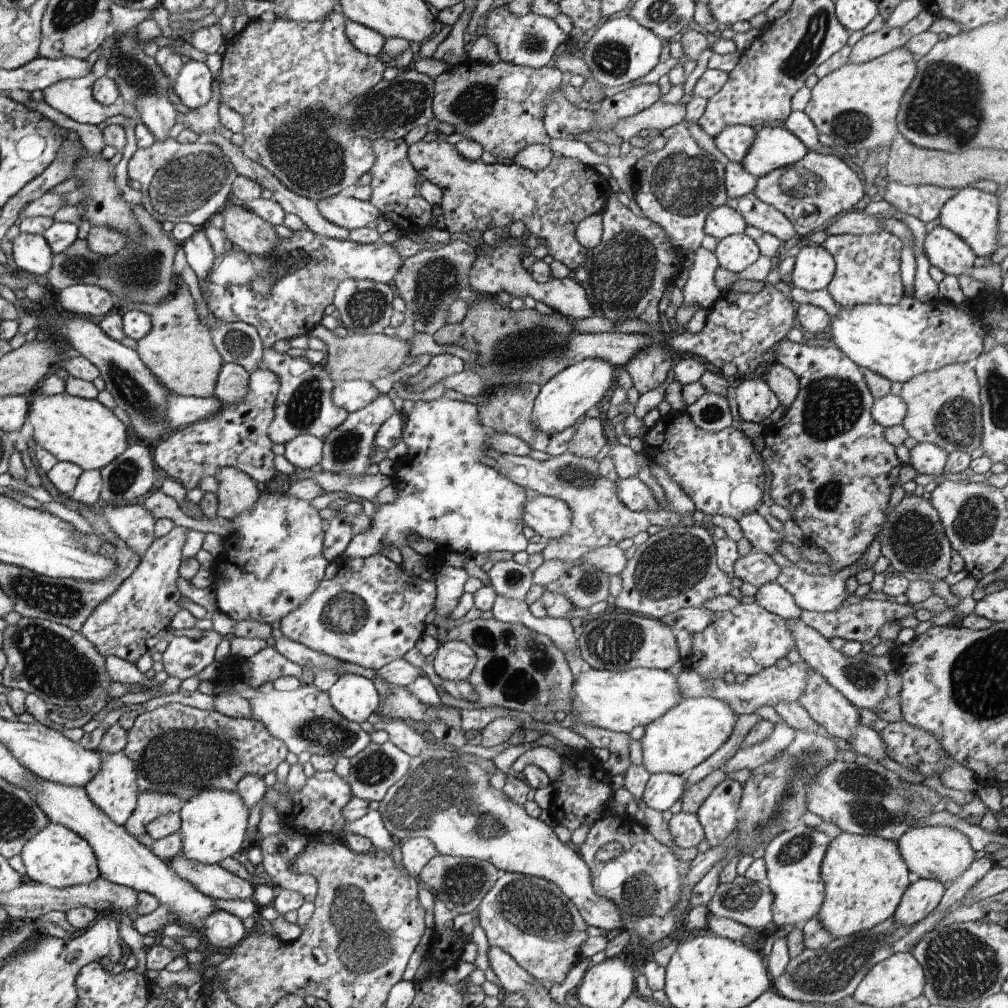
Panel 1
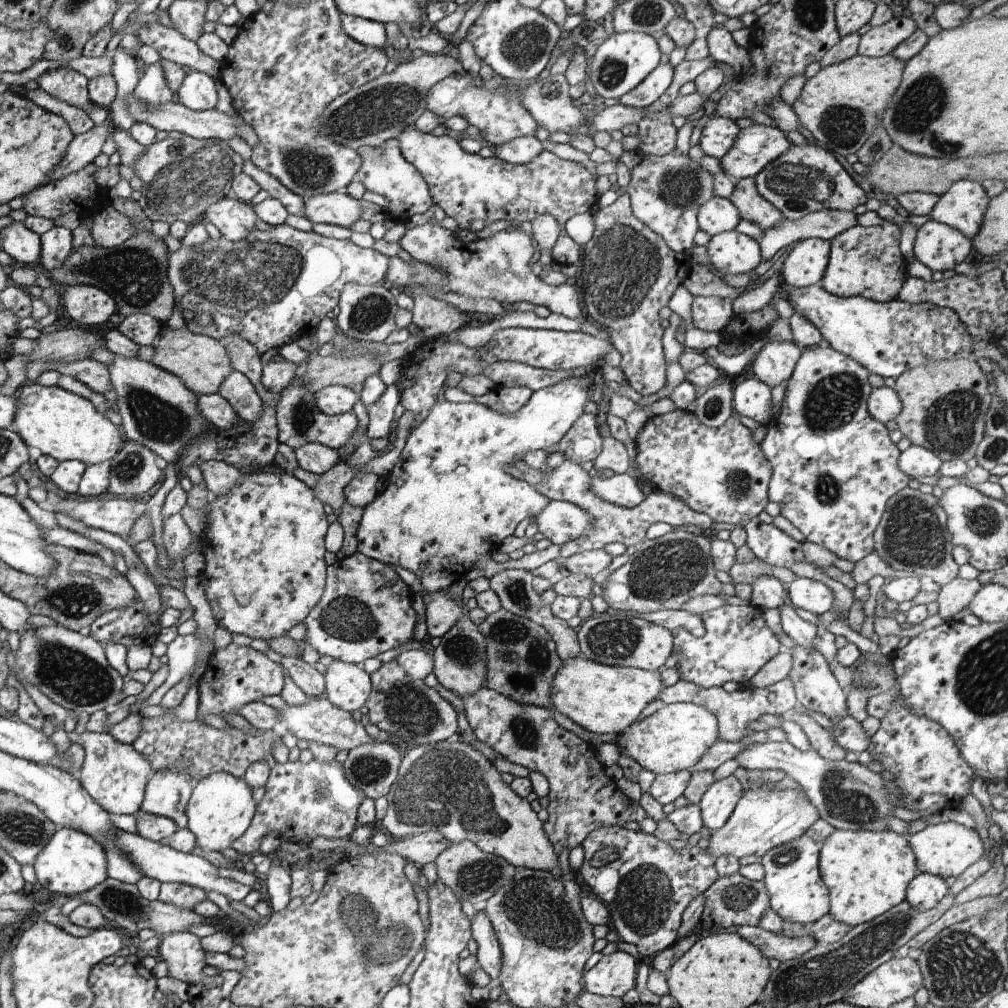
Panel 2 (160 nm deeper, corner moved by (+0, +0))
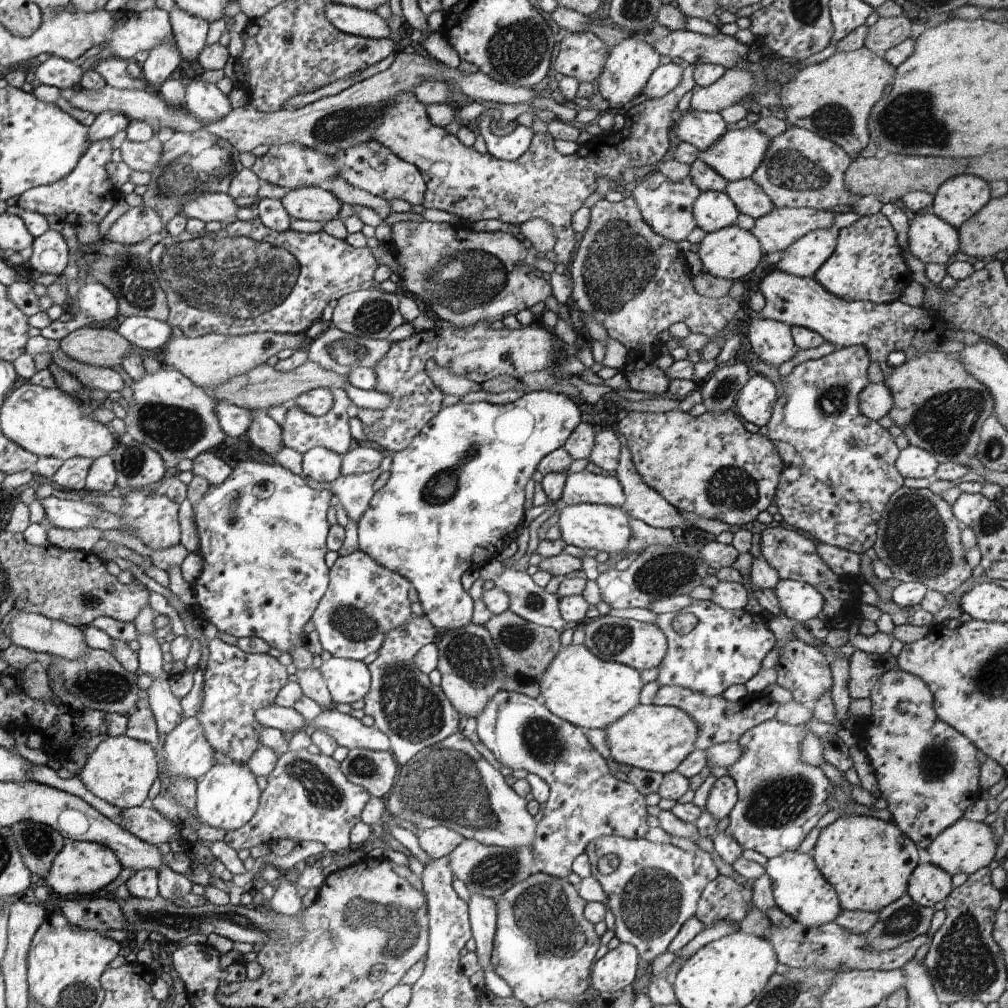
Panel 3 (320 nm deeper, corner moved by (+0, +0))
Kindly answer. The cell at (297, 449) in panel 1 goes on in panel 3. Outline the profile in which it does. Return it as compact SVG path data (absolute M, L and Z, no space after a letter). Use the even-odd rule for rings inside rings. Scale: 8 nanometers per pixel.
M312 448L302 456L303 475L317 481L318 486L327 485L340 477L342 457L328 448Z

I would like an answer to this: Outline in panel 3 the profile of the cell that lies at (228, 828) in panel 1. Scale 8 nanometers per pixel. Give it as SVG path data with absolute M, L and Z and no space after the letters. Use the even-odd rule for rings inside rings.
M232 761L230 764L216 764L197 782L196 816L201 824L222 828L224 832L236 831L253 819L258 810L260 788L256 775L250 772L246 763Z

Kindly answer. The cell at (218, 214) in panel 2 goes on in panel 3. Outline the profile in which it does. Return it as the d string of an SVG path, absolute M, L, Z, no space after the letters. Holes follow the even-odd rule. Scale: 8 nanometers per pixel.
M206 192L188 200L182 210L183 215L202 220L204 223L220 222L223 226L237 221L236 213L240 206L235 204L232 196L227 193Z

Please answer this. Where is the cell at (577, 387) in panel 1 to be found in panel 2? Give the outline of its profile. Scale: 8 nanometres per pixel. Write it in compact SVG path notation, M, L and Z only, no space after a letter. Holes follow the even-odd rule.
M588 371L582 376L568 376L566 380L562 378L558 384L548 386L547 388L534 391L528 404L522 406L518 412L514 412L512 416L510 414L498 414L494 412L490 407L484 406L478 403L454 403L446 400L438 399L436 404L430 408L430 414L422 420L422 424L418 424L416 428L411 430L410 436L402 454L398 458L398 462L387 476L388 486L386 486L385 492L379 492L376 499L370 502L364 509L362 519L357 531L357 551L364 554L367 558L378 560L383 564L392 566L401 566L414 572L420 582L425 593L425 606L426 606L426 624L428 625L428 639L433 637L442 637L448 633L450 628L458 622L458 619L462 614L468 612L465 600L458 602L454 600L448 594L448 586L451 586L454 582L457 582L462 576L468 573L472 568L476 566L476 562L486 556L491 555L493 552L497 552L504 539L514 535L515 528L525 518L536 517L542 508L546 508L546 504L550 501L546 496L539 494L536 488L529 485L526 481L522 481L514 478L508 472L504 472L504 466L510 464L514 466L518 461L522 461L522 454L524 452L530 452L530 450L539 450L550 448L554 444L559 444L560 440L566 435L566 432L574 425L574 422L580 418L584 413L584 408L589 400L588 391L592 384L598 379L598 374L590 374Z

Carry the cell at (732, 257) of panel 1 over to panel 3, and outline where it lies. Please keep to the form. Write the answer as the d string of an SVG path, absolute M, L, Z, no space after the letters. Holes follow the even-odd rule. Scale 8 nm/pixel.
M737 224L726 226L722 230L707 233L701 242L701 248L698 248L698 256L702 259L704 270L709 274L730 281L741 280L754 271L756 266L761 262L763 254L760 242L756 236Z

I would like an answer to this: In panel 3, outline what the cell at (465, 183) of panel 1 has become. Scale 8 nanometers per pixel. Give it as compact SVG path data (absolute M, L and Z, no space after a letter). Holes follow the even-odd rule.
M694 64L683 66L682 80L666 97L662 99L649 99L639 106L631 104L626 115L625 127L612 127L598 136L593 136L589 143L585 143L580 150L570 156L558 153L554 147L554 139L549 134L534 135L532 146L522 154L522 157L514 161L504 161L489 153L480 154L474 147L468 148L460 142L457 136L449 134L442 127L434 126L428 120L426 108L422 102L418 102L416 96L411 92L402 92L394 100L388 100L386 114L378 120L378 126L374 130L373 140L390 148L401 160L414 164L415 168L422 174L426 182L425 209L437 209L458 216L468 223L482 220L501 220L512 225L522 225L532 218L544 218L548 224L552 224L554 236L557 239L557 249L551 257L563 264L570 264L572 252L576 248L575 232L572 228L573 216L579 210L584 201L598 188L598 178L608 177L610 181L621 182L621 172L625 168L640 168L654 166L660 162L670 147L668 137L669 128L674 124L674 116L677 112L678 103L683 96L695 87Z

